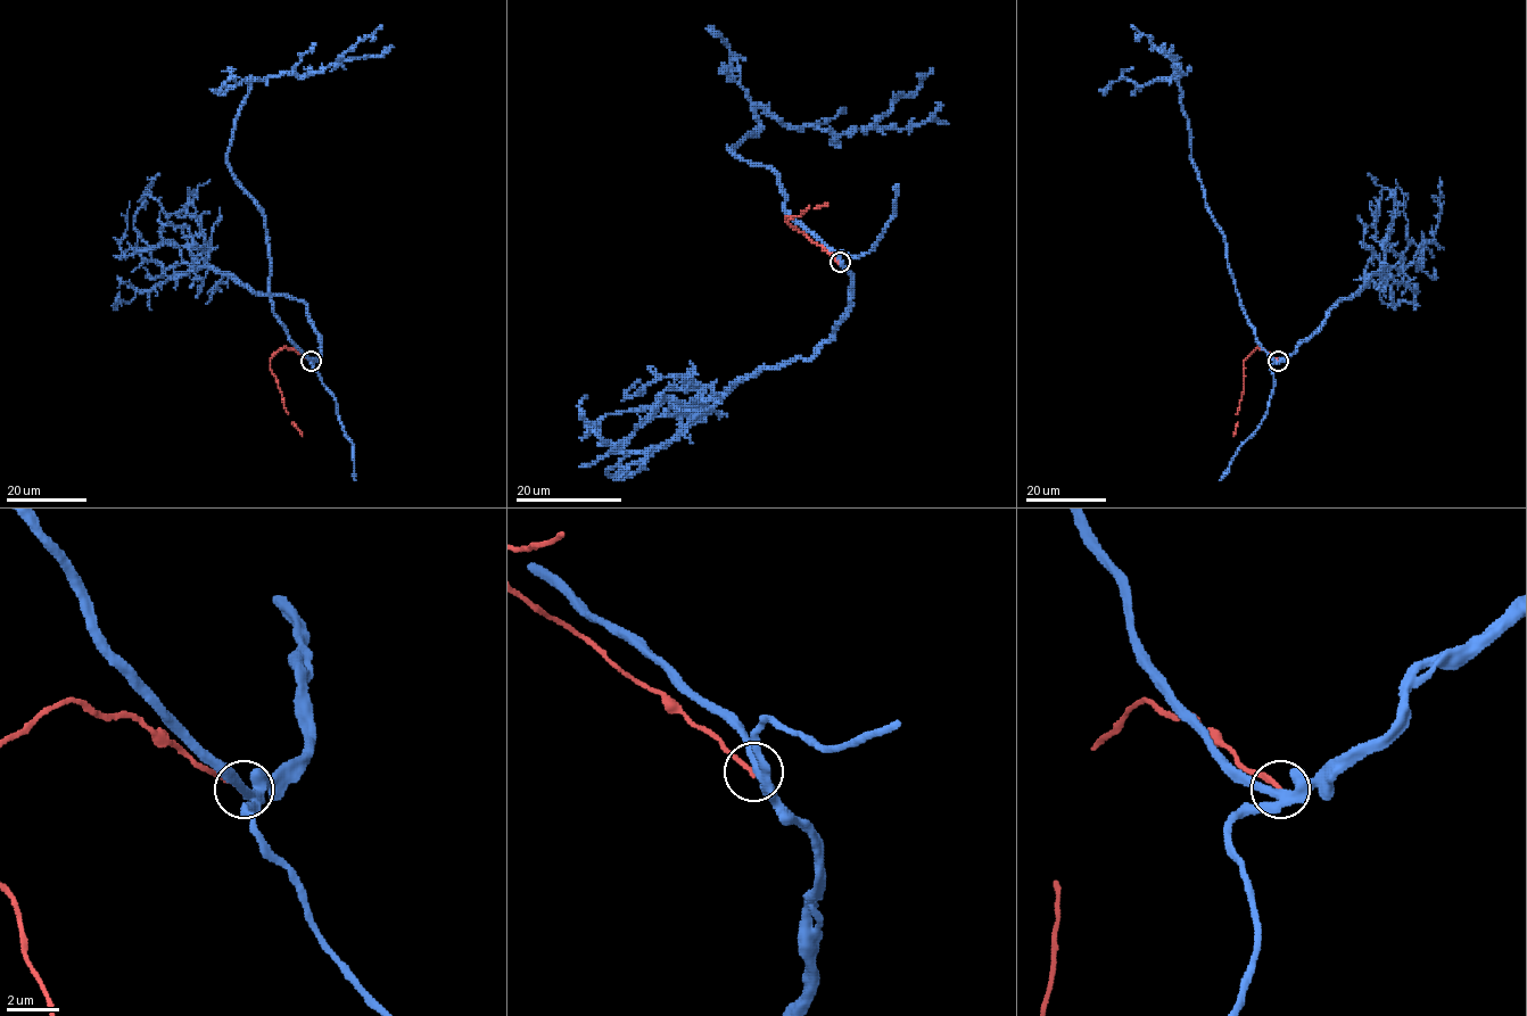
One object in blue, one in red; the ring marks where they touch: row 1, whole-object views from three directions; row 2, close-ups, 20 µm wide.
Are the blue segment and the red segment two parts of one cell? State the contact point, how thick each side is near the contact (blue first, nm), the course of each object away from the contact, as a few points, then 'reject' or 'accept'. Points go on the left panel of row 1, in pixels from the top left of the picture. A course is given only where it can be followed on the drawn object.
place (311, 361); calibres 320 and 200 nm; course blue (311, 361), (274, 312), (266, 220), (232, 172), (227, 150), (252, 80), (246, 79), (318, 74), (381, 25); course red (311, 361), (286, 347), (270, 358), (270, 370), (283, 405), (302, 436); reject

